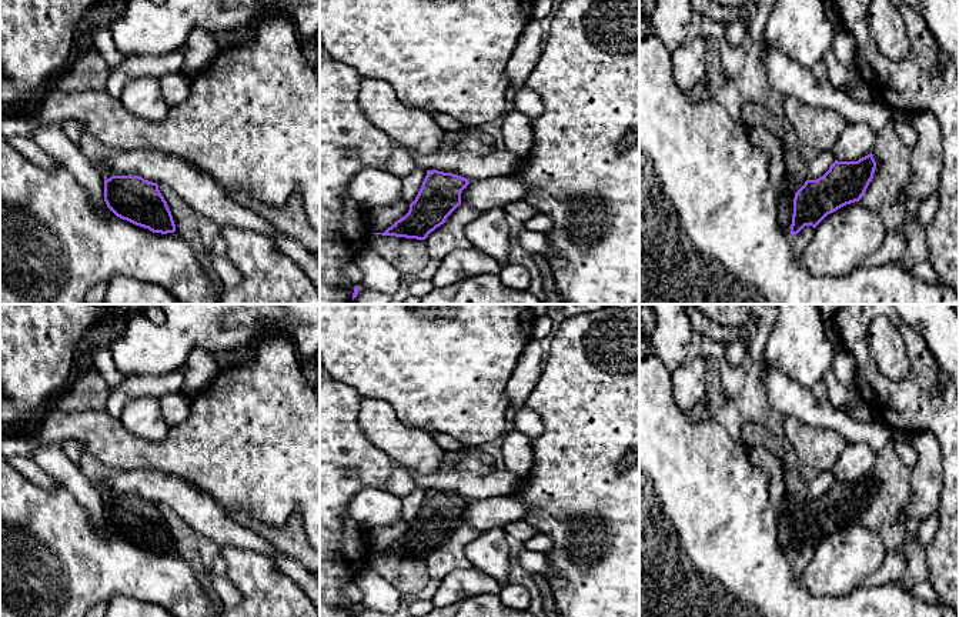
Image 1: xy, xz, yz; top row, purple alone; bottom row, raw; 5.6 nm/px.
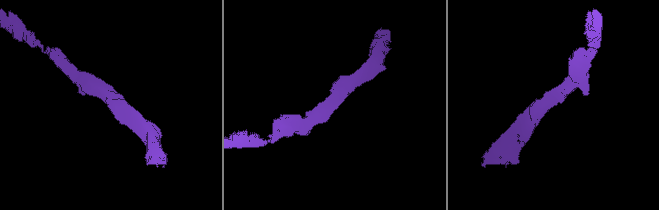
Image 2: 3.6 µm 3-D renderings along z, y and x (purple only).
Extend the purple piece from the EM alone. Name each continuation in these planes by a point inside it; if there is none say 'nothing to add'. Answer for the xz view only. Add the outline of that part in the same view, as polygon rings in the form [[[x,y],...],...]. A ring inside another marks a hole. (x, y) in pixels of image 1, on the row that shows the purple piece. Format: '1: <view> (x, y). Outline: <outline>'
nothing to add

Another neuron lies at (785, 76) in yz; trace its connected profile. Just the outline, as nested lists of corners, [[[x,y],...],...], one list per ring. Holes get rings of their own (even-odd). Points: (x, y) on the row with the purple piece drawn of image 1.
[[[762,44],[762,63],[769,84],[783,96],[826,110],[833,110],[842,116],[848,124],[865,123],[879,133],[892,119],[892,110],[882,101],[855,100],[841,89],[828,83],[818,83],[811,69],[803,69],[778,49]]]

